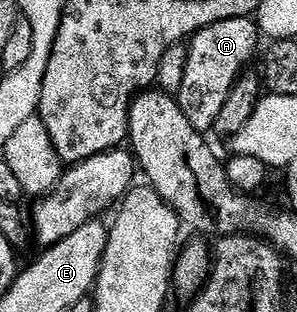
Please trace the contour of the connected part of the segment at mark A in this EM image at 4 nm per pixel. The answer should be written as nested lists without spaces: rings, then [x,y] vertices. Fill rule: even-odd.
[[[240,18],[239,20],[223,20],[219,24],[211,24],[194,34],[188,43],[187,72],[183,72],[183,84],[181,90],[175,95],[181,110],[191,120],[191,124],[199,131],[212,131],[215,124],[215,116],[223,108],[223,100],[231,92],[231,88],[237,83],[237,79],[246,73],[249,61],[257,54],[257,38],[259,39],[259,27],[253,18]]]

